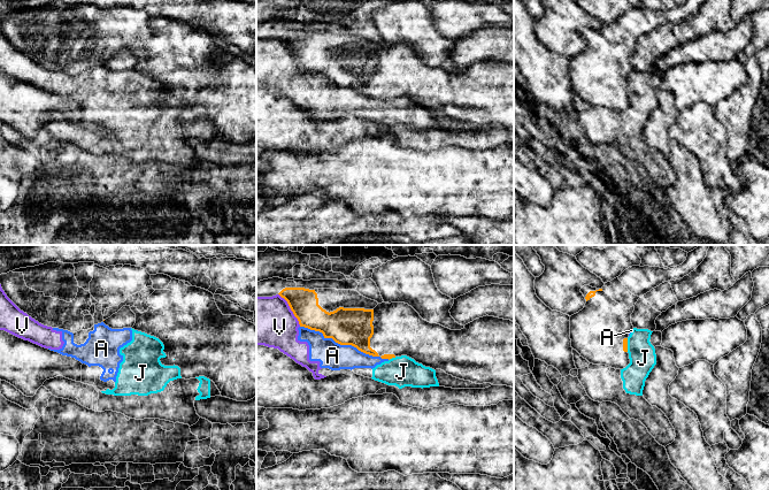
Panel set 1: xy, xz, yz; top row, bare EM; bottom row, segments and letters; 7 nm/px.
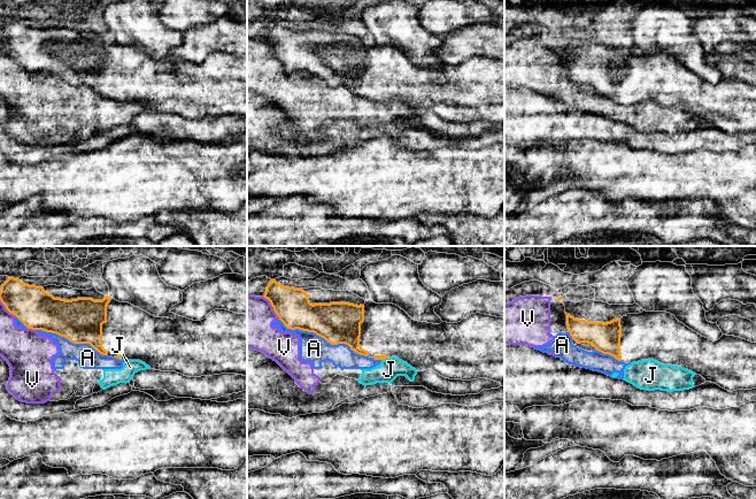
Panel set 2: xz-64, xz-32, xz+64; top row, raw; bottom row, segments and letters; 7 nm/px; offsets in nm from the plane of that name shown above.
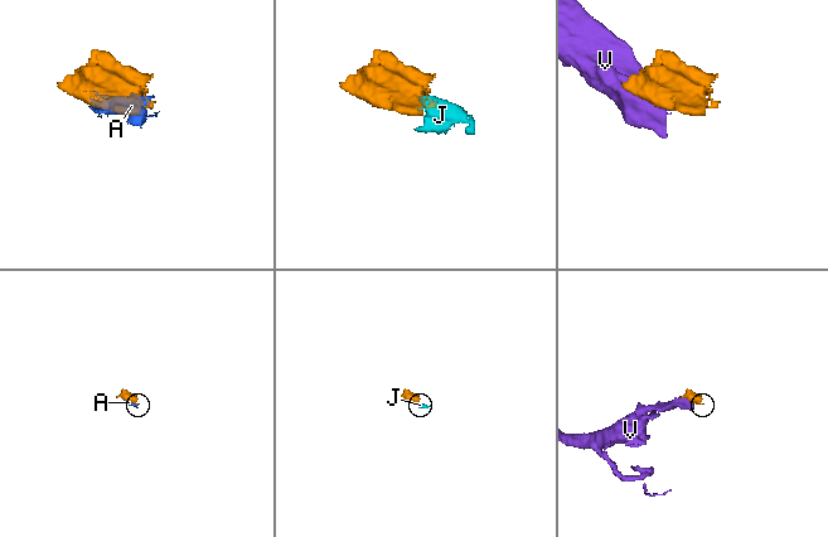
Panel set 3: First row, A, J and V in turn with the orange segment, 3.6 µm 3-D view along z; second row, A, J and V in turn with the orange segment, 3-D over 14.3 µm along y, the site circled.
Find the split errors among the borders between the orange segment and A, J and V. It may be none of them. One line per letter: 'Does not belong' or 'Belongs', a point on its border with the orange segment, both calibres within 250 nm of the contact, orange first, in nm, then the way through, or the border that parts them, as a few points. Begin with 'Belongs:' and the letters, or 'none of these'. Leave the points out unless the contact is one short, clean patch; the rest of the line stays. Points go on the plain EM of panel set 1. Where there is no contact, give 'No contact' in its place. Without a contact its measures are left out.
Belongs: none of these
A: Does not belong. Touches orange at xz (345, 86). Thickness 260 nm (orange) against 190 nm
J: Does not belong. Touches orange at yz (627, 87). Thickness 30 nm (orange) against 190 nm
V: Does not belong. Touches orange at xz (291, 52). Thickness 200 nm (orange) against 340 nm

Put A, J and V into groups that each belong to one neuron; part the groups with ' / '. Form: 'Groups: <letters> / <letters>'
Groups: A J V

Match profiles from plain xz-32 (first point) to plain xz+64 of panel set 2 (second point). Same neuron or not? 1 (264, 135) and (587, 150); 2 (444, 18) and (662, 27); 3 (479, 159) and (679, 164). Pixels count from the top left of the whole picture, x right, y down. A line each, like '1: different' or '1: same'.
1: different
2: different
3: same

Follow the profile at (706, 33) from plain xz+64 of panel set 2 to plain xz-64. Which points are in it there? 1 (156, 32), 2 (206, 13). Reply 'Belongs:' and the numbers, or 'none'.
Belongs: 2

